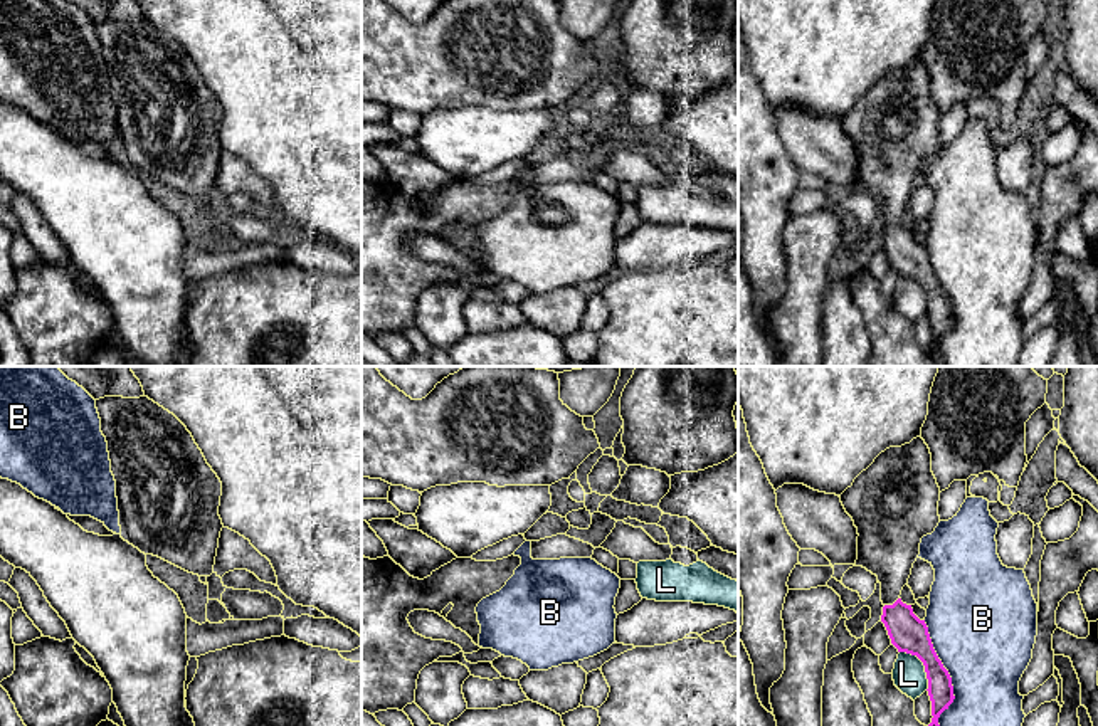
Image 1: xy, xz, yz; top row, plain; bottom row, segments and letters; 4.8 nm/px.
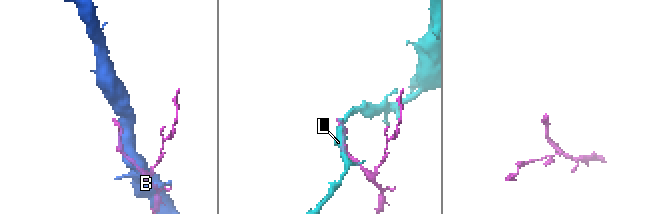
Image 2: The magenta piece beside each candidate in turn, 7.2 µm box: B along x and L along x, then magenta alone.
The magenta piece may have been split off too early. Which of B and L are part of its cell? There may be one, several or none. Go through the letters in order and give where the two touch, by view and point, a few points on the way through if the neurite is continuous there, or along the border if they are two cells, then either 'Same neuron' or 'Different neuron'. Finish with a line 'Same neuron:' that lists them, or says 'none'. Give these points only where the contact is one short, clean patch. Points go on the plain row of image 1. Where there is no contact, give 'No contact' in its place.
B: Touches magenta at yz (950, 305). Different neuron
L: Touches magenta at yz (923, 288). Different neuron
Same neuron: none

